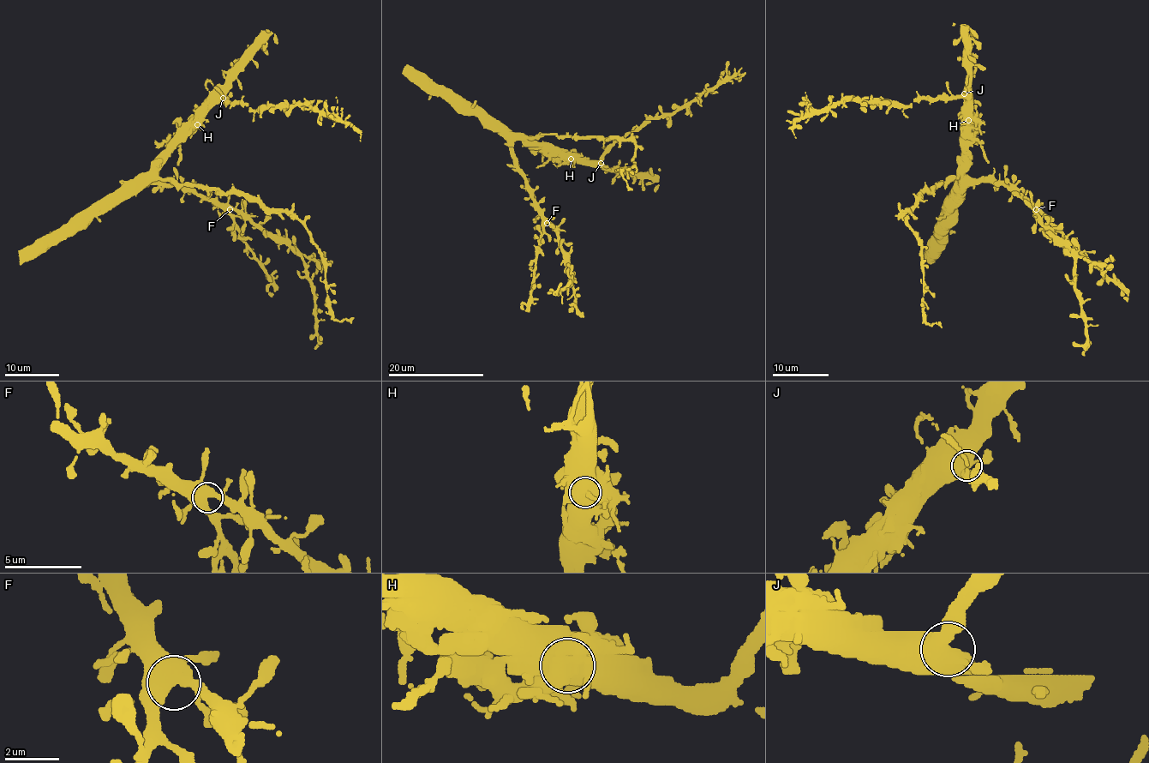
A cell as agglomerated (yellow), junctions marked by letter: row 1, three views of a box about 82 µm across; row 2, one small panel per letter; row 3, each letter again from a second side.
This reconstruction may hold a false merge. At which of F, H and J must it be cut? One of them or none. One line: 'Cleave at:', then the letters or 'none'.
Cleave at: none

